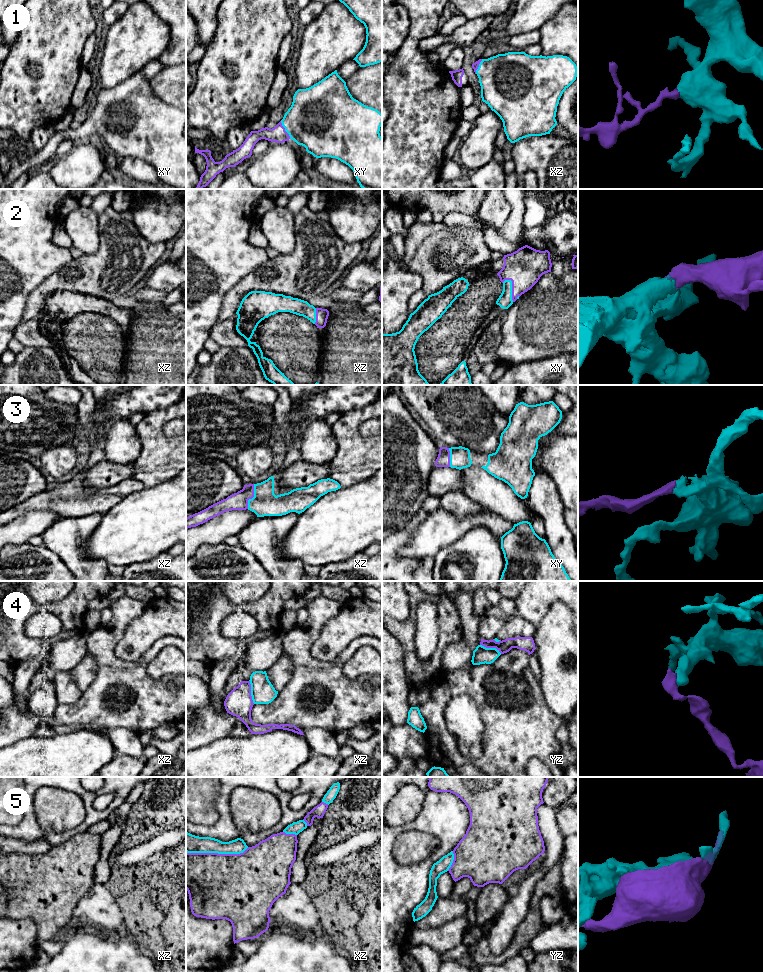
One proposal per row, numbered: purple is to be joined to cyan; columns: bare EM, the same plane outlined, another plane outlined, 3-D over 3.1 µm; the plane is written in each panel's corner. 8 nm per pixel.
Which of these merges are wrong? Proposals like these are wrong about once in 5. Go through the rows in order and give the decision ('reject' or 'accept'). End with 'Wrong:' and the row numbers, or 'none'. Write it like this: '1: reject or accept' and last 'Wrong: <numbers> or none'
1: accept
2: accept
3: accept
4: reject
5: reject
Wrong: 4, 5

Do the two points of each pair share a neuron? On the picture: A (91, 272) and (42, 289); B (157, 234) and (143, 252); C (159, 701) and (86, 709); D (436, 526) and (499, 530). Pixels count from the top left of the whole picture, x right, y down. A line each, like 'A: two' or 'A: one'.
A: one
B: two
C: one
D: one

